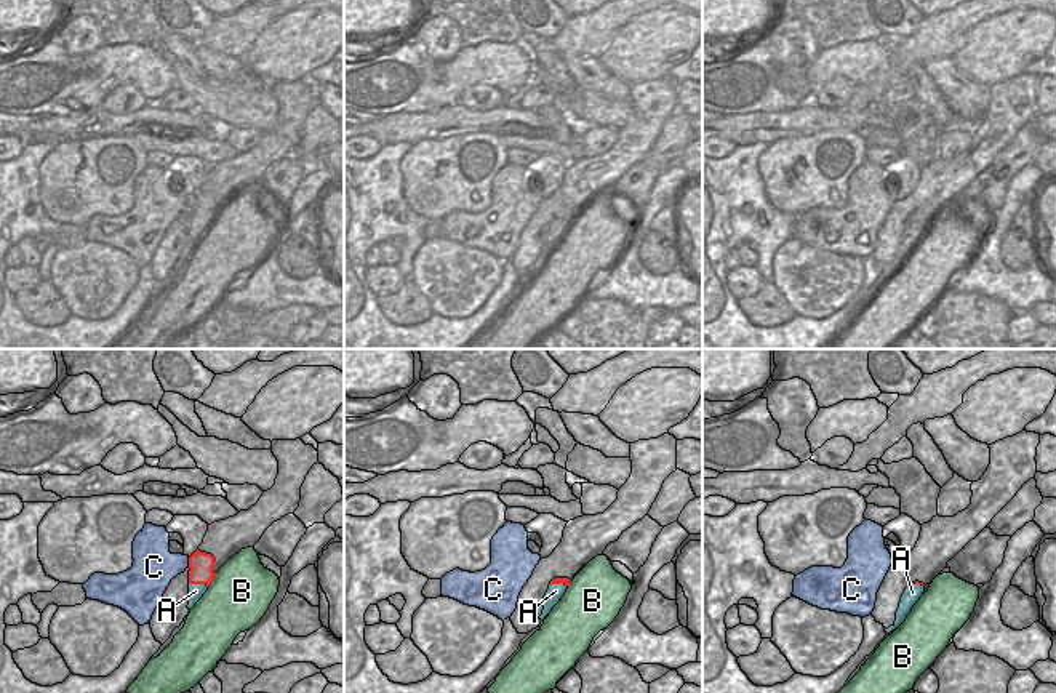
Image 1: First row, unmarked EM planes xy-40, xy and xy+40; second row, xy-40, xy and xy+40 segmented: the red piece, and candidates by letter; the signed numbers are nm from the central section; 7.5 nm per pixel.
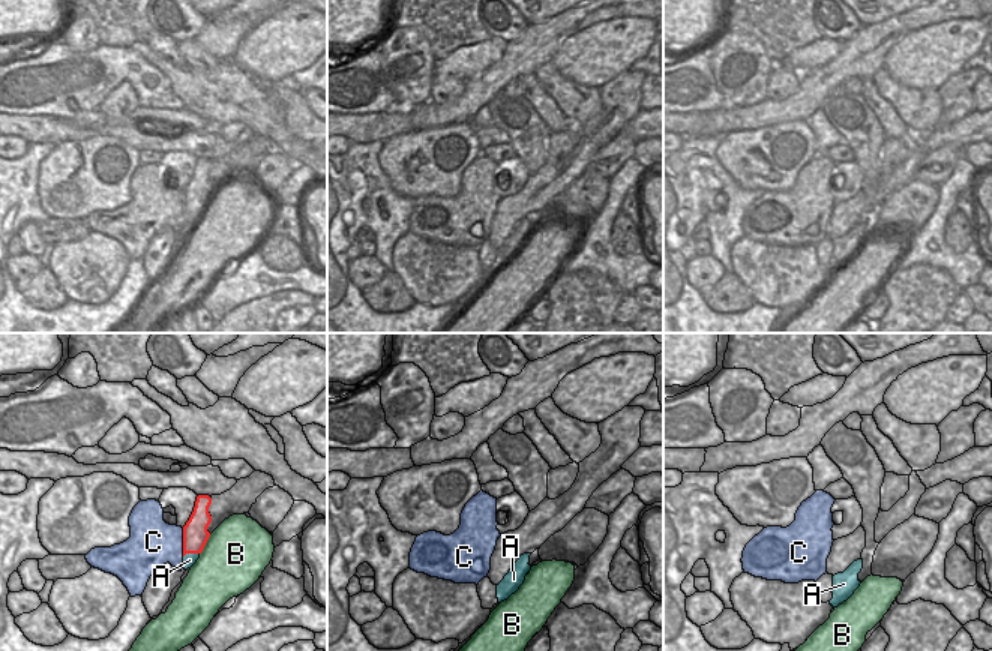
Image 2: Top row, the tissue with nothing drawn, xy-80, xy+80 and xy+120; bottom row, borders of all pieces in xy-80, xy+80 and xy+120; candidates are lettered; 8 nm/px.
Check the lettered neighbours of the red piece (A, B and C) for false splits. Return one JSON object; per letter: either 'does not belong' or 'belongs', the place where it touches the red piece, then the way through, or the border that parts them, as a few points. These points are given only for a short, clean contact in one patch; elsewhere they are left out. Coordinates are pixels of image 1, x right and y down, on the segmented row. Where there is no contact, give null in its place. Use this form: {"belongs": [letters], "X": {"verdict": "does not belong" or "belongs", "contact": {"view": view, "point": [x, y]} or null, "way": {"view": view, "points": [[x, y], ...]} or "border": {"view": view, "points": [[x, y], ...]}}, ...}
{"belongs": ["A"], "A": {"verdict": "belongs", "contact": {"view": "xy-40", "point": [199, 583]}}, "B": {"verdict": "does not belong", "contact": {"view": "xy-40", "point": [213, 578]}}, "C": {"verdict": "does not belong", "contact": {"view": "xy-40", "point": [189, 562]}, "border": {"view": "xy-40", "points": [[188, 557], [189, 565]]}}}

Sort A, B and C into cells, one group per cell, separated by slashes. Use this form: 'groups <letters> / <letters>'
groups A / B / C

